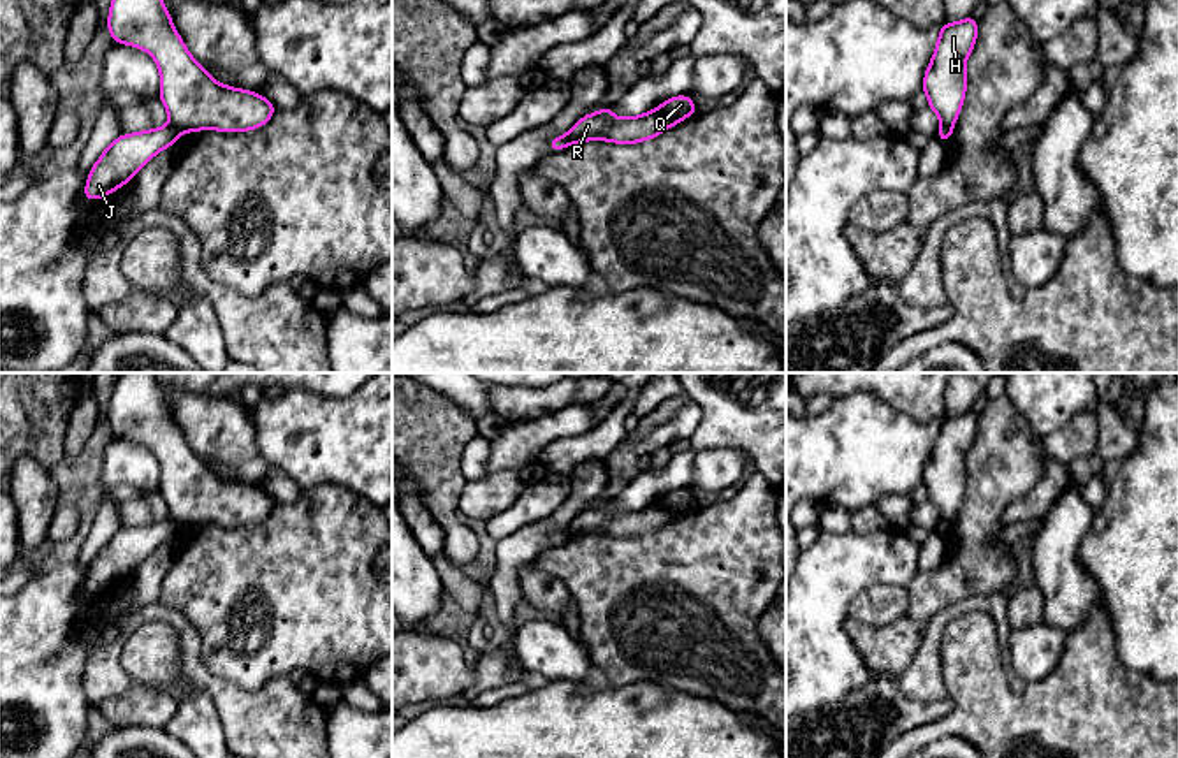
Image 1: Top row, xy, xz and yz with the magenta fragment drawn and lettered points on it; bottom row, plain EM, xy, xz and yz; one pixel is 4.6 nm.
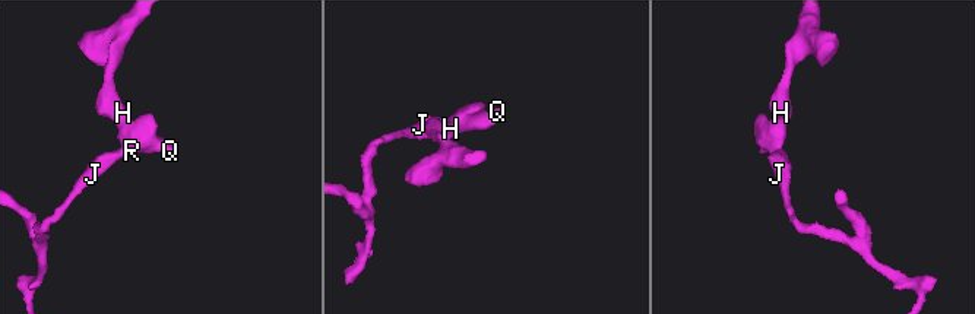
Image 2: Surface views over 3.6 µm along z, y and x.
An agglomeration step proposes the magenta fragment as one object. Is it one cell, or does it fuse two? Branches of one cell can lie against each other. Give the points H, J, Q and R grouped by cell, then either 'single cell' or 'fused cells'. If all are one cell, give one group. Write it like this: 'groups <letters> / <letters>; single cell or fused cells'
groups H Q R / J; fused cells

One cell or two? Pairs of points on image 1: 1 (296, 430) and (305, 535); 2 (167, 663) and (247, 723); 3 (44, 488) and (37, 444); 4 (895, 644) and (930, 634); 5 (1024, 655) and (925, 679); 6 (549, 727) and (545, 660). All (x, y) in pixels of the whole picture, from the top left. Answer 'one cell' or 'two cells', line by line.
1: two cells
2: two cells
3: two cells
4: two cells
5: two cells
6: two cells

